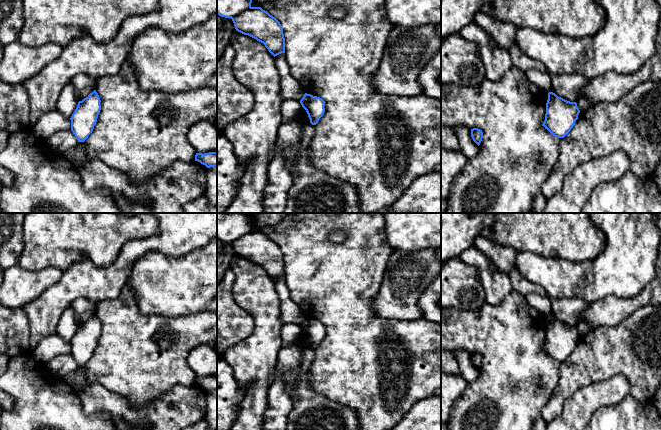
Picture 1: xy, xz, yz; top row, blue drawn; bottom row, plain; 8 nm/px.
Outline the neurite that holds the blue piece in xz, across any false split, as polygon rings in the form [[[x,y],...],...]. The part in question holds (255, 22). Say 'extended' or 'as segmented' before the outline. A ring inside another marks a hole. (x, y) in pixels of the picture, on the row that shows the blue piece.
as segmented; [[[217,0],[217,14],[231,18],[236,31],[263,43],[275,57],[285,53],[285,38],[280,22],[261,7],[252,7],[252,0]]]

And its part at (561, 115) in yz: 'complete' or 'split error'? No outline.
split error

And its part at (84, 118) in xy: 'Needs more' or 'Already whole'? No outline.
Needs more

